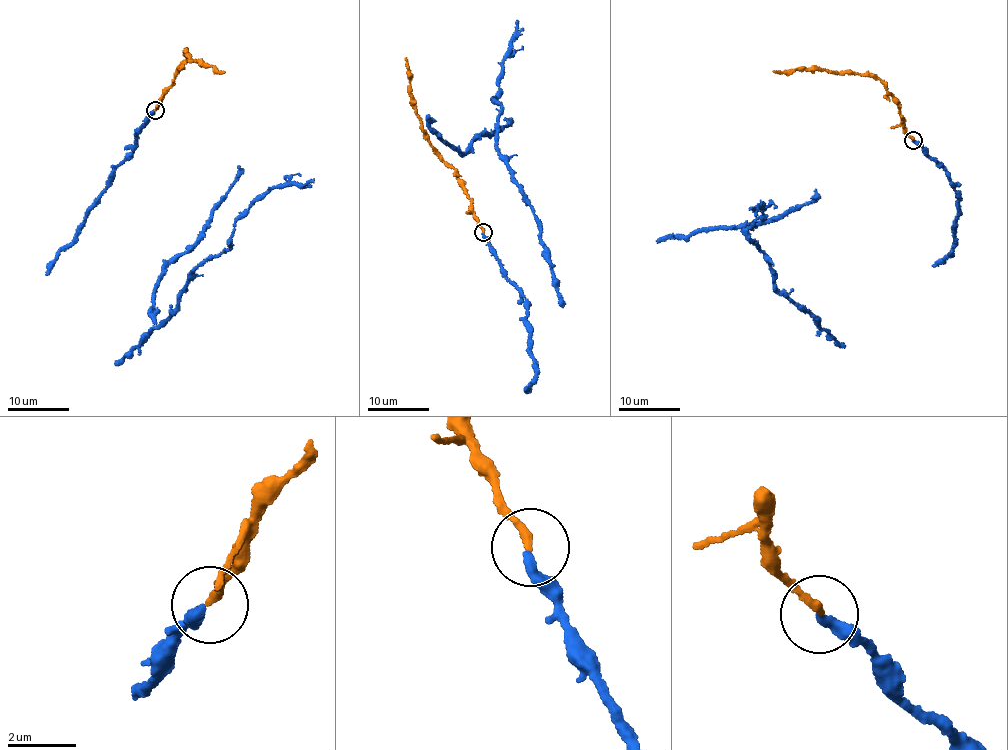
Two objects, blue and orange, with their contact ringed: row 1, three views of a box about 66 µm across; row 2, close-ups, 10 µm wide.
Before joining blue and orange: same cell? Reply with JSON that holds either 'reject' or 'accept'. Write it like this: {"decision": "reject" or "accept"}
{"decision": "accept"}

